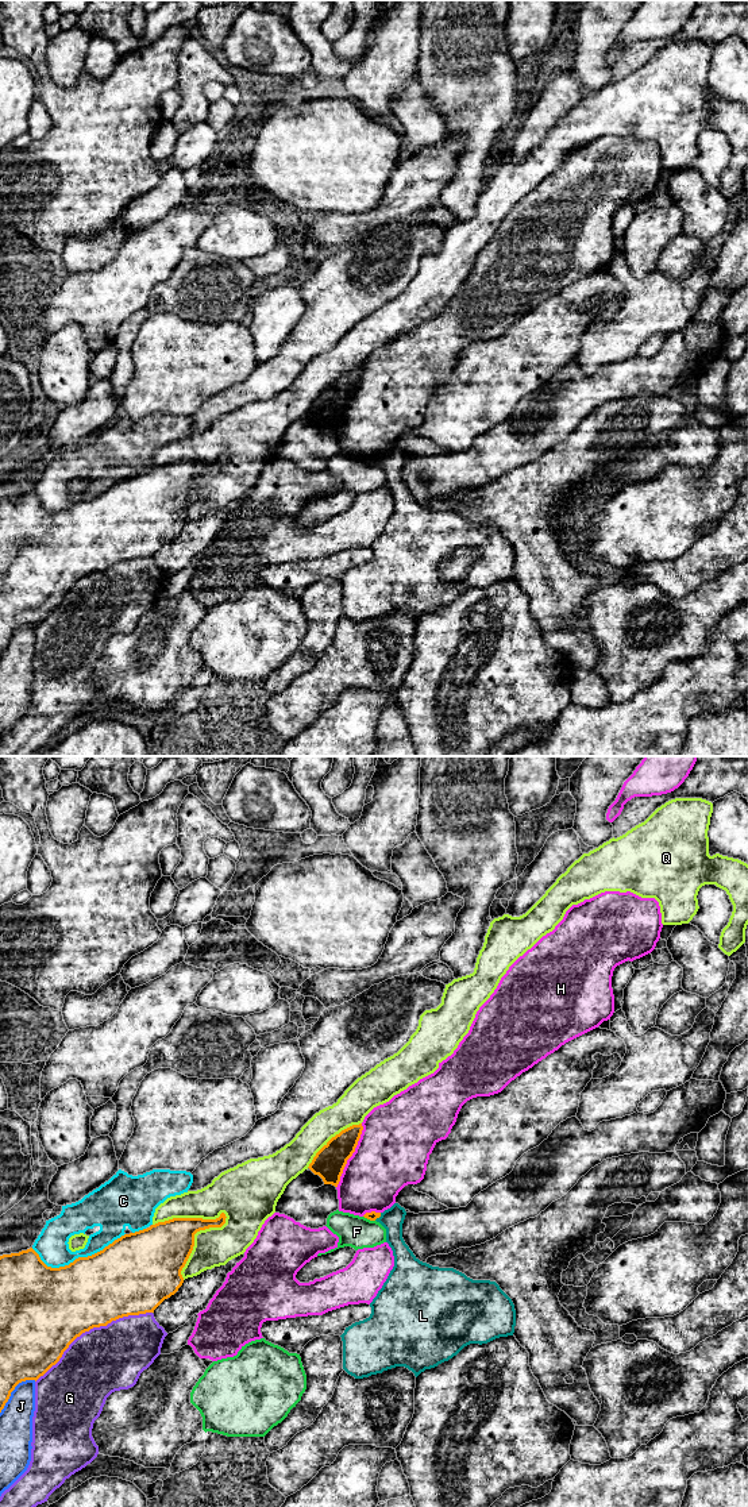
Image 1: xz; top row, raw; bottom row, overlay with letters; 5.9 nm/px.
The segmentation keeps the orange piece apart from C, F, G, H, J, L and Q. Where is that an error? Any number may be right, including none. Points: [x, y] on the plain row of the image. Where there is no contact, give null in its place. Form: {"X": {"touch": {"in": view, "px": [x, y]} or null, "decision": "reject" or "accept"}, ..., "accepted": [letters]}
{"C": {"touch": {"in": "xz", "px": [78, 501]}, "decision": "reject"}, "F": {"touch": {"in": "xz", "px": [369, 462]}, "decision": "reject"}, "G": {"touch": {"in": "xz", "px": [91, 571]}, "decision": "reject"}, "H": {"touch": {"in": "xz", "px": [351, 399]}, "decision": "reject"}, "J": {"touch": {"in": "xz", "px": [14, 632]}, "decision": "reject"}, "L": {"touch": {"in": "xz", "px": [378, 461]}, "decision": "reject"}, "Q": {"touch": {"in": "xz", "px": [193, 481]}, "decision": "reject"}, "accepted": []}

